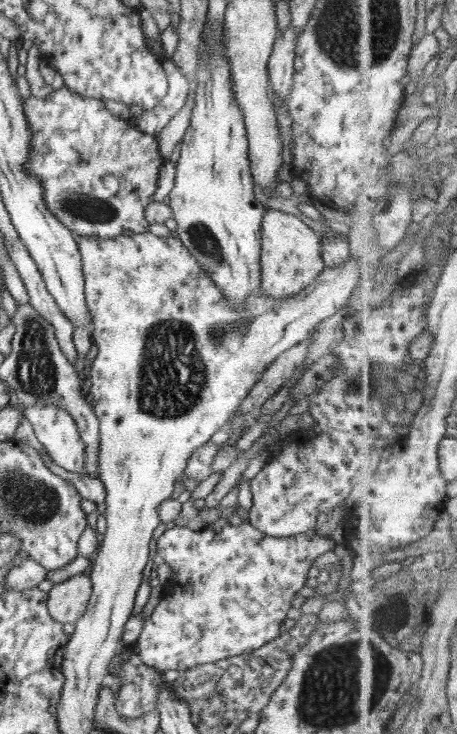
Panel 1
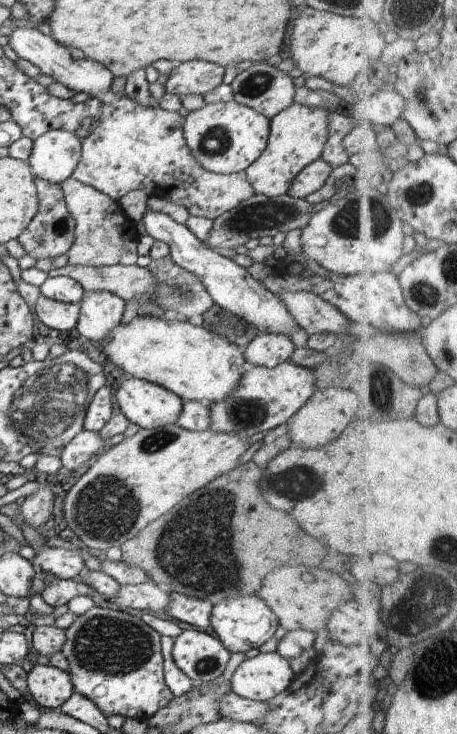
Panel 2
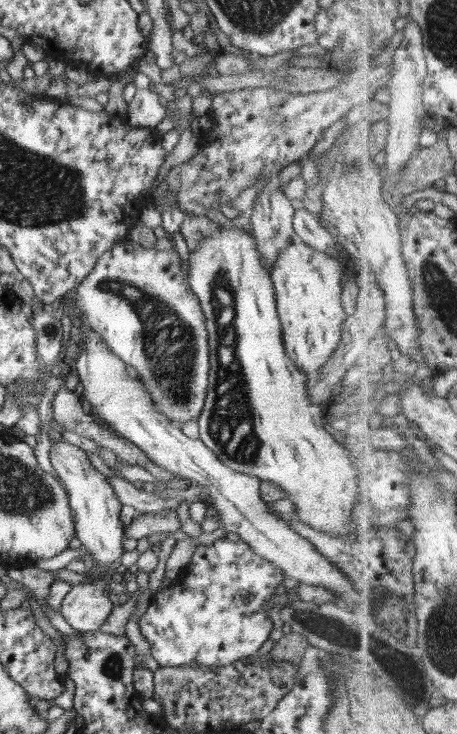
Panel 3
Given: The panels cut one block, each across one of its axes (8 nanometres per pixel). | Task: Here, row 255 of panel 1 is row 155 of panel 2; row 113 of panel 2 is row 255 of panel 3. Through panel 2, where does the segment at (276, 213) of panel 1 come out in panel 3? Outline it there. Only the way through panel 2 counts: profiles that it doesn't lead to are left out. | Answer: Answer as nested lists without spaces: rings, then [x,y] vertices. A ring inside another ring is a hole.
[[[299,238],[290,242],[288,248],[284,248],[278,254],[276,266],[271,272],[271,281],[275,290],[276,308],[281,323],[282,341],[287,358],[302,370],[308,378],[310,373],[318,372],[332,354],[339,348],[343,323],[347,319],[346,311],[342,307],[342,289],[345,279],[344,271],[347,268],[346,260],[340,257],[332,257],[320,252],[312,246],[308,246]]]

